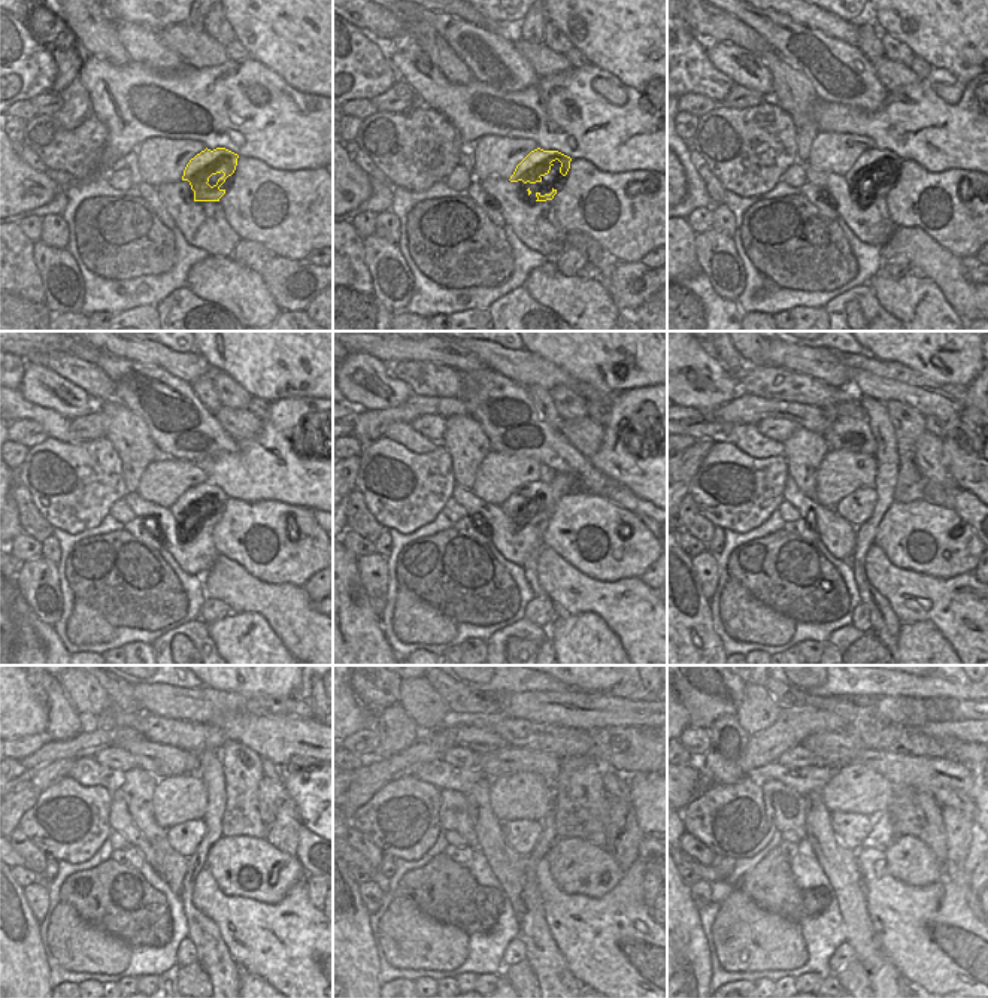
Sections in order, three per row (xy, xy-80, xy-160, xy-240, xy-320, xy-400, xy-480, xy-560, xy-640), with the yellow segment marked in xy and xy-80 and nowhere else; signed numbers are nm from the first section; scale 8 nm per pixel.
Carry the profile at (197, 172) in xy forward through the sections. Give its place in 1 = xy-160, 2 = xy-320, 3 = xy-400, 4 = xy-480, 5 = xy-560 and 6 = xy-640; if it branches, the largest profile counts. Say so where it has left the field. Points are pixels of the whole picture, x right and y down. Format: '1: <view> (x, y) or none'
1: xy-160 (870, 161)
2: xy-320 (524, 500)
3: xy-400 (851, 507)
4: xy-480 (184, 839)
5: xy-560 (521, 836)
6: xy-640 (852, 830)

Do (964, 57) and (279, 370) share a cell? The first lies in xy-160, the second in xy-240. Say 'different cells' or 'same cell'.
same cell

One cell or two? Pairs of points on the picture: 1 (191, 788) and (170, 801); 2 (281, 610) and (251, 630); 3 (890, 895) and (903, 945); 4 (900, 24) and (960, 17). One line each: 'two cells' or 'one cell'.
1: one cell
2: two cells
3: one cell
4: one cell

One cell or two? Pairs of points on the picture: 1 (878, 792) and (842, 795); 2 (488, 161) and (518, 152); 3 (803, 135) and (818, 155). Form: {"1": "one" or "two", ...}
{"1": "one", "2": "one", "3": "two"}

